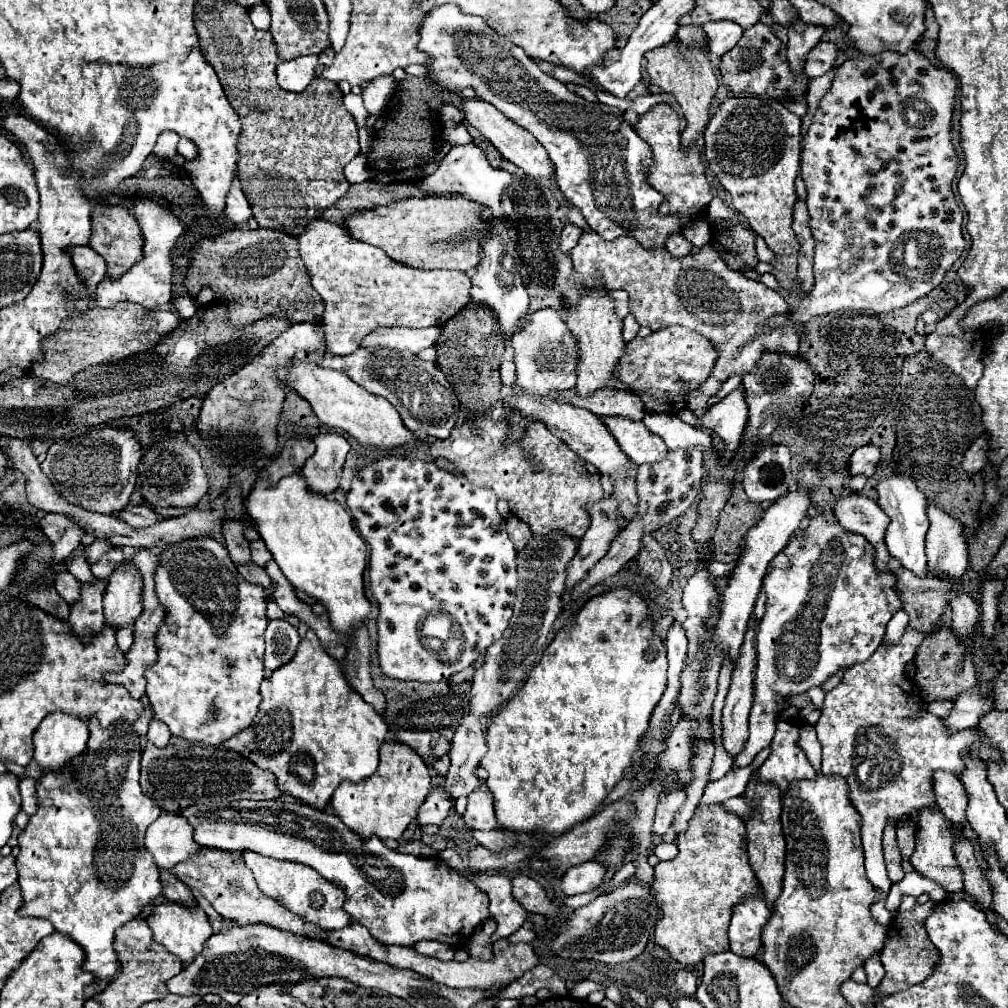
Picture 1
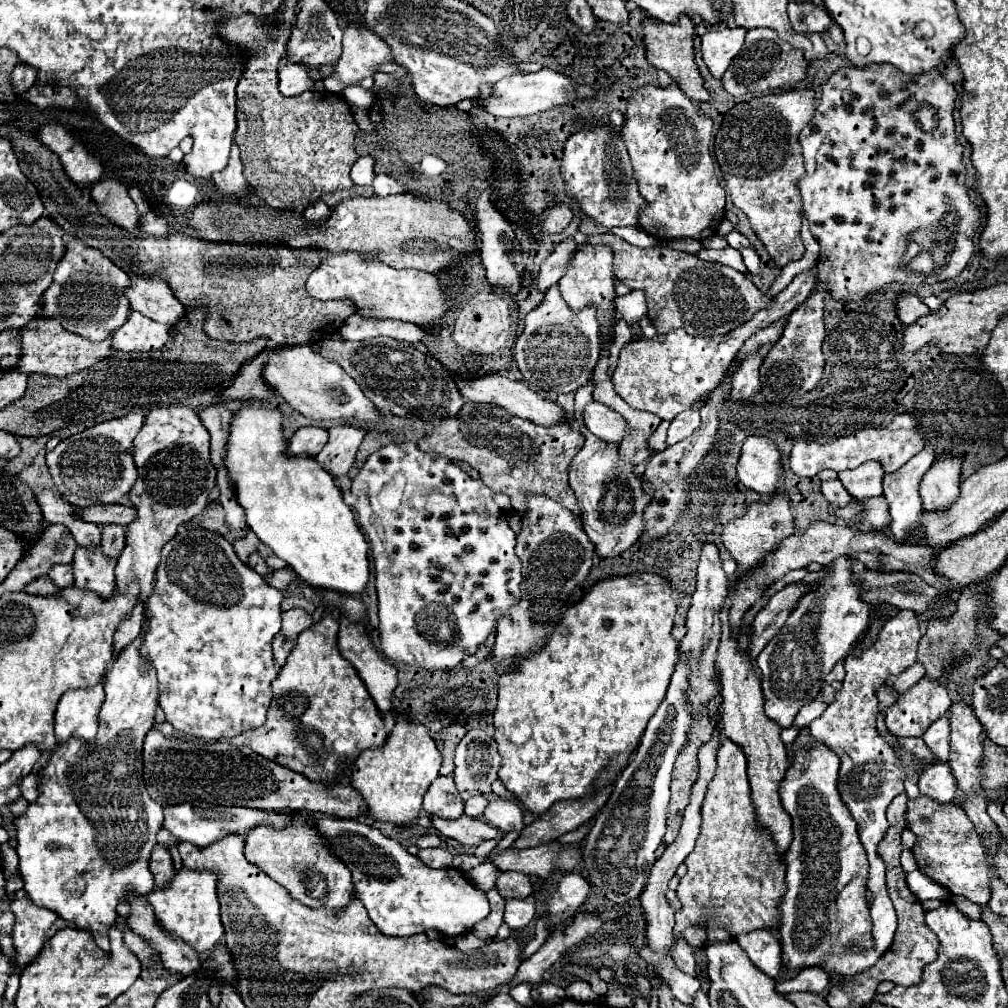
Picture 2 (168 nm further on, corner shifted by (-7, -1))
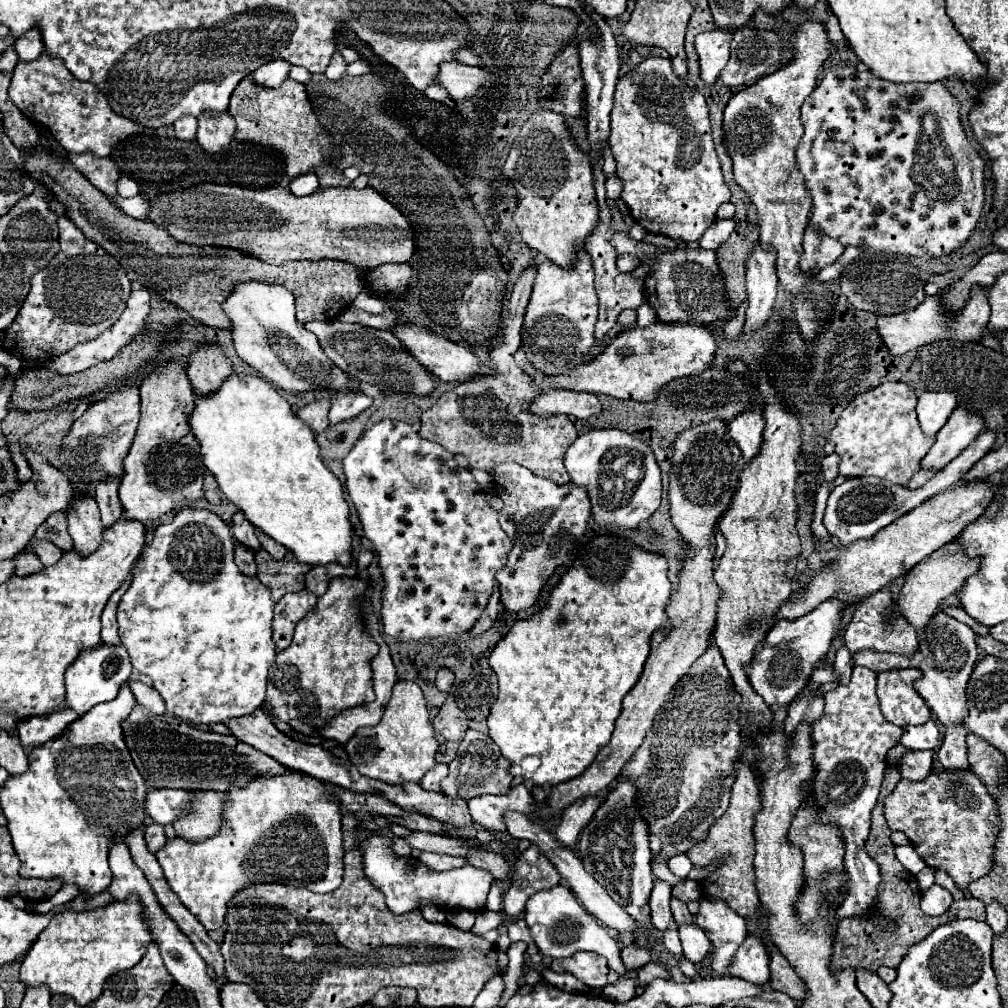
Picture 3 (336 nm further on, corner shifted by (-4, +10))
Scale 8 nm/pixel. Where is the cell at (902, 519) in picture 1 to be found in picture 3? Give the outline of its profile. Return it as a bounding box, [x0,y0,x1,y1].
[918,392,956,436]

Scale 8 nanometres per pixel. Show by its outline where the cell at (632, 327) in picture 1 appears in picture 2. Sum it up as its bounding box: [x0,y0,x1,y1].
[615,289,647,339]

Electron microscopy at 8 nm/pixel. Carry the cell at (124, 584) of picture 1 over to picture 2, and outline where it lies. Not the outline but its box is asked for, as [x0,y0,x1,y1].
[115,405,217,599]

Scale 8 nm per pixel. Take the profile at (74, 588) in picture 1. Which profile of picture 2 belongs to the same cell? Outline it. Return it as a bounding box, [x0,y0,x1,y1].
[47,565,73,587]

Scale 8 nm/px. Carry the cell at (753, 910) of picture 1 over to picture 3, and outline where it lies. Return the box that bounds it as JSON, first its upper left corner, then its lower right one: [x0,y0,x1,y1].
[730,934,770,984]

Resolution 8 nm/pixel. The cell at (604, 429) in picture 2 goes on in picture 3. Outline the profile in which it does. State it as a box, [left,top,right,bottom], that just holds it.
[532,390,602,420]

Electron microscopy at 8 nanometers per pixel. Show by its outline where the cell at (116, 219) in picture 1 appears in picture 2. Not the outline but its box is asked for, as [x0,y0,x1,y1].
[89,179,139,233]

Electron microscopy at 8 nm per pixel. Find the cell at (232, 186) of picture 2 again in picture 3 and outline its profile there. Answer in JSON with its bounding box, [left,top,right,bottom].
[196,112,236,154]

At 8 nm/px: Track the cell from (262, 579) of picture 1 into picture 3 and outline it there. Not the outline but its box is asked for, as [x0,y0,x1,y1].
[232,512,262,550]

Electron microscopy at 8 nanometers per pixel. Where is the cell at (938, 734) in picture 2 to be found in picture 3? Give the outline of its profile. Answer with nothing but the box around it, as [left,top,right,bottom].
[900,720,940,750]

